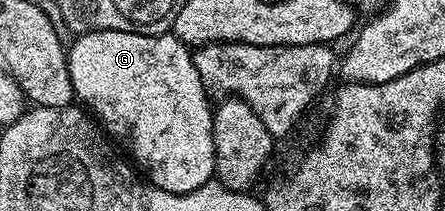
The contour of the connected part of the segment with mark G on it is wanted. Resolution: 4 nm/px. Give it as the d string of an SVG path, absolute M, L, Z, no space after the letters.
M89 31L72 41L73 44L68 44L67 54L74 96L82 99L80 102L103 127L105 122L104 130L114 140L117 138L127 150L133 151L132 162L145 170L144 178L149 178L153 187L167 193L191 193L214 178L217 169L213 140L214 108L211 103L209 107L211 95L195 69L190 48L172 33L140 35L130 31Z

